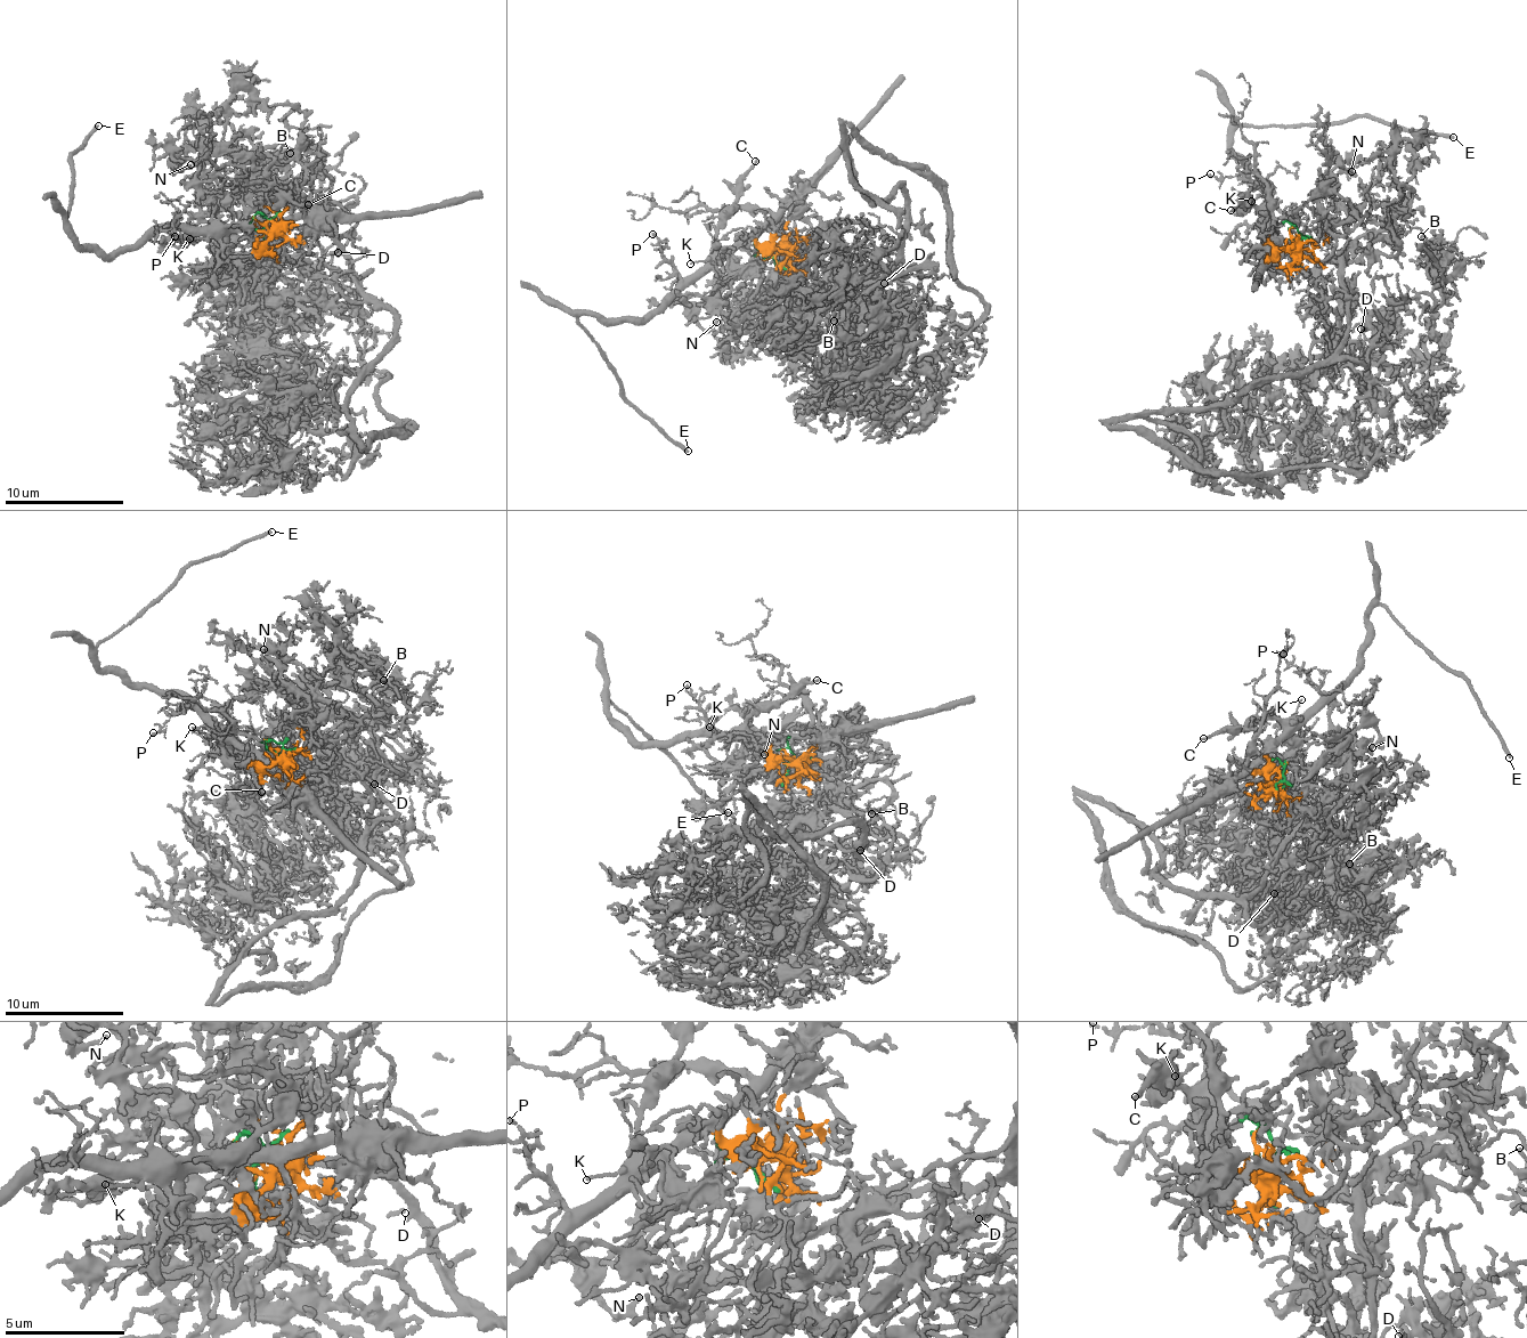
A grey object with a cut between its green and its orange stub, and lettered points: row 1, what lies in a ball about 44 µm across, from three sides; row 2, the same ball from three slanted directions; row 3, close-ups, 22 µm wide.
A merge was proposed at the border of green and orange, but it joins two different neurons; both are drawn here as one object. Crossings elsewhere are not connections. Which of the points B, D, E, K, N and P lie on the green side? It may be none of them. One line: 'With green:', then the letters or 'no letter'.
With green: E, K, P

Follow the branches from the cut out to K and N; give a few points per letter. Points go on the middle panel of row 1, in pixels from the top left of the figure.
K: (777, 265), (773, 253), (757, 249), (756, 237), (714, 250), (705, 261), (690, 264)
N: (777, 265), (785, 260), (789, 272), (764, 252), (769, 253), (700, 303), (699, 325), (717, 321)

